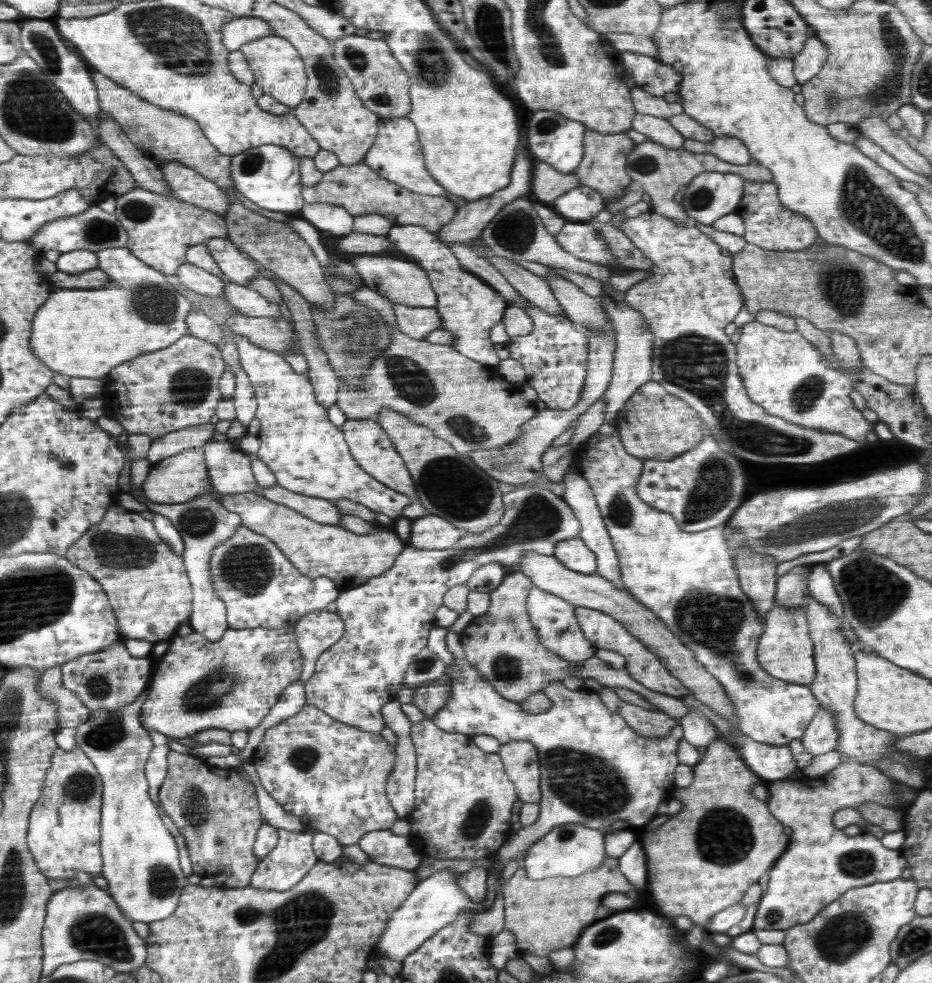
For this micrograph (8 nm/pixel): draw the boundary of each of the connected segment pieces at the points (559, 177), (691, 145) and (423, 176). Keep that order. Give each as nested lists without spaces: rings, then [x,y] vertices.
[[[535,162],[532,174],[530,198],[547,205],[551,205],[565,192],[581,185],[574,172],[558,172],[545,162]]]
[[[728,135],[715,136],[707,143],[685,139],[682,146],[696,154],[713,154],[720,160],[730,161],[732,164],[748,164],[751,156],[750,151],[739,138]]]
[[[408,117],[380,119],[378,134],[372,148],[365,154],[362,163],[367,164],[387,181],[403,186],[412,192],[421,195],[442,197],[446,197],[448,193],[427,171],[417,128]]]

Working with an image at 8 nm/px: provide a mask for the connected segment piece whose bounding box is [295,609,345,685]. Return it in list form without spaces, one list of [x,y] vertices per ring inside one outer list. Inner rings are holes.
[[[322,609],[309,612],[300,618],[295,624],[295,630],[297,645],[304,659],[304,668],[299,680],[305,685],[315,672],[318,657],[342,638],[345,624],[338,613]]]

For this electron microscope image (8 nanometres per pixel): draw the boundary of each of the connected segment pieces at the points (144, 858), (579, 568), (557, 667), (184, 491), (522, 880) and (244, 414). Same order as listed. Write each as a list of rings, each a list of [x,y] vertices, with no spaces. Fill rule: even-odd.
[[[145,690],[136,701],[114,711],[92,712],[89,721],[76,726],[76,746],[93,761],[101,778],[105,781],[104,805],[101,810],[101,857],[105,859],[105,869],[100,877],[107,881],[109,894],[131,921],[164,921],[177,910],[178,896],[188,884],[186,875],[179,865],[179,852],[175,838],[160,819],[156,804],[149,797],[149,781],[145,777],[145,765],[153,751],[153,738],[141,726],[140,715],[150,690]]]
[[[578,536],[558,543],[553,555],[566,567],[574,572],[592,574],[597,569],[594,551],[591,551]]]
[[[509,571],[507,576],[503,578],[498,588],[495,588],[489,595],[491,596],[491,603],[486,614],[480,617],[473,617],[473,620],[469,622],[464,630],[460,633],[460,646],[465,652],[466,658],[469,660],[472,666],[482,673],[482,679],[490,683],[493,688],[506,700],[514,705],[526,700],[532,694],[540,693],[543,689],[548,687],[548,684],[558,681],[558,683],[564,681],[565,678],[570,676],[580,677],[580,679],[594,679],[598,684],[608,689],[624,688],[628,689],[636,694],[639,694],[650,703],[652,706],[660,709],[662,713],[665,713],[668,717],[678,719],[682,716],[686,716],[690,710],[685,704],[682,704],[678,697],[672,697],[662,693],[653,692],[651,689],[645,688],[643,684],[632,680],[628,671],[624,669],[614,669],[607,663],[594,656],[584,661],[580,666],[563,661],[555,652],[548,650],[540,641],[537,630],[530,622],[528,611],[526,608],[526,601],[530,590],[535,587],[528,576],[522,574],[521,571]]]
[[[196,447],[184,450],[160,462],[151,463],[148,477],[142,484],[145,497],[158,504],[178,505],[199,496],[207,496],[213,487],[210,486],[210,480],[206,478],[207,468],[204,457],[203,447]]]
[[[605,855],[600,868],[580,876],[528,878],[519,867],[502,888],[504,898],[503,930],[511,930],[515,936],[520,957],[546,957],[554,950],[573,948],[581,932],[596,919],[596,910],[609,892],[627,892],[635,888],[619,871],[618,859]]]
[[[240,366],[234,368],[235,374],[235,391],[231,396],[233,400],[236,419],[238,419],[245,426],[245,436],[248,434],[247,426],[252,422],[257,411],[257,400],[255,397],[255,390],[251,385],[250,379]]]

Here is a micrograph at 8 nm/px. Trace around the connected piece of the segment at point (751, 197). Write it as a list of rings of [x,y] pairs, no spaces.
[[[746,179],[740,204],[733,212],[740,216],[745,225],[743,236],[746,243],[766,250],[797,251],[804,250],[819,241],[818,234],[808,218],[794,214],[782,206],[778,198],[777,184],[774,181],[760,182]]]

